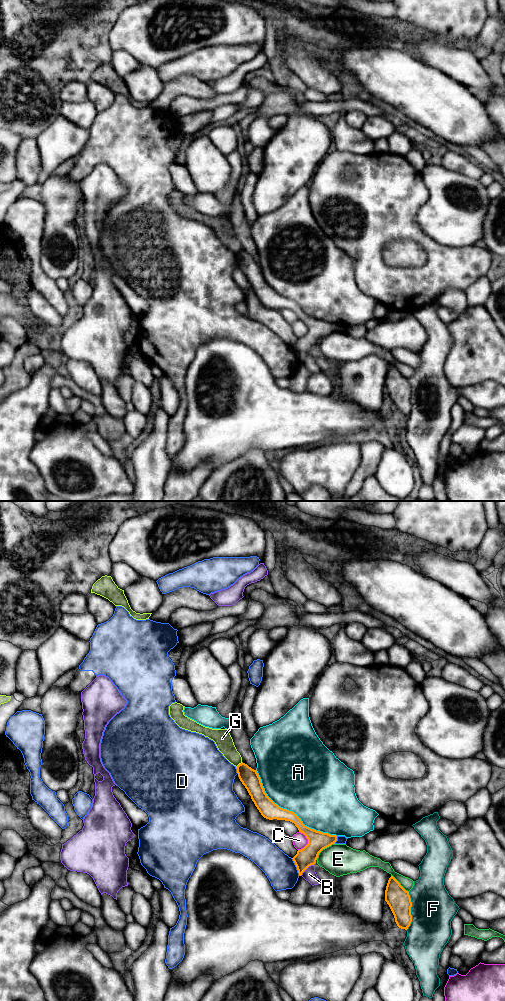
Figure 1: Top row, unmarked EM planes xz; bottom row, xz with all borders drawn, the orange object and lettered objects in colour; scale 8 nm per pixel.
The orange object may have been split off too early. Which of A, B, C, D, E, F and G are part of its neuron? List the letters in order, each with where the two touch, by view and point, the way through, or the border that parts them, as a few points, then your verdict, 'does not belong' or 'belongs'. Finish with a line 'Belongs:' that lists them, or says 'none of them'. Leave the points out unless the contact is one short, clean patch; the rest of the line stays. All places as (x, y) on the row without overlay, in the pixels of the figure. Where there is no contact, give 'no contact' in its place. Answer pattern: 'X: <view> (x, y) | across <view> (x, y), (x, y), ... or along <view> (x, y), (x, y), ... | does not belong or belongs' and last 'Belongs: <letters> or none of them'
A: xz (290, 299) | does not belong
B: xz (307, 355) | does not belong
C: xz (308, 329) | does not belong
D: xz (296, 354) | does not belong
E: xz (323, 336) | does not belong
F: xz (410, 399) | along xz (409, 380), (411, 411), (406, 418) | does not belong
G: xz (239, 252) | along xz (242, 250), (236, 255) | does not belong
Belongs: none of them

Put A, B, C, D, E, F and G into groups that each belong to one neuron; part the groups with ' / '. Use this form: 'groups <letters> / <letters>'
groups A / B / C / D / E / F / G

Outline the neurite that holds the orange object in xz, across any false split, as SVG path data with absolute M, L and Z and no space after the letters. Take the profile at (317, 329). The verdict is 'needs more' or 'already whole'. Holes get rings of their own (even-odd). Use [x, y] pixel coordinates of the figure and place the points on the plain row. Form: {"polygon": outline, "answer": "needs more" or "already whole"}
{"polygon": "M242 250L236 257L240 269L247 277L252 289L264 306L290 309L308 327L308 332L303 337L298 338L297 342L292 346L299 364L301 364L309 354L316 351L318 343L323 337L335 332L337 324L305 314L297 302L275 292L265 281L257 259L247 252Z", "answer": "already whole"}

